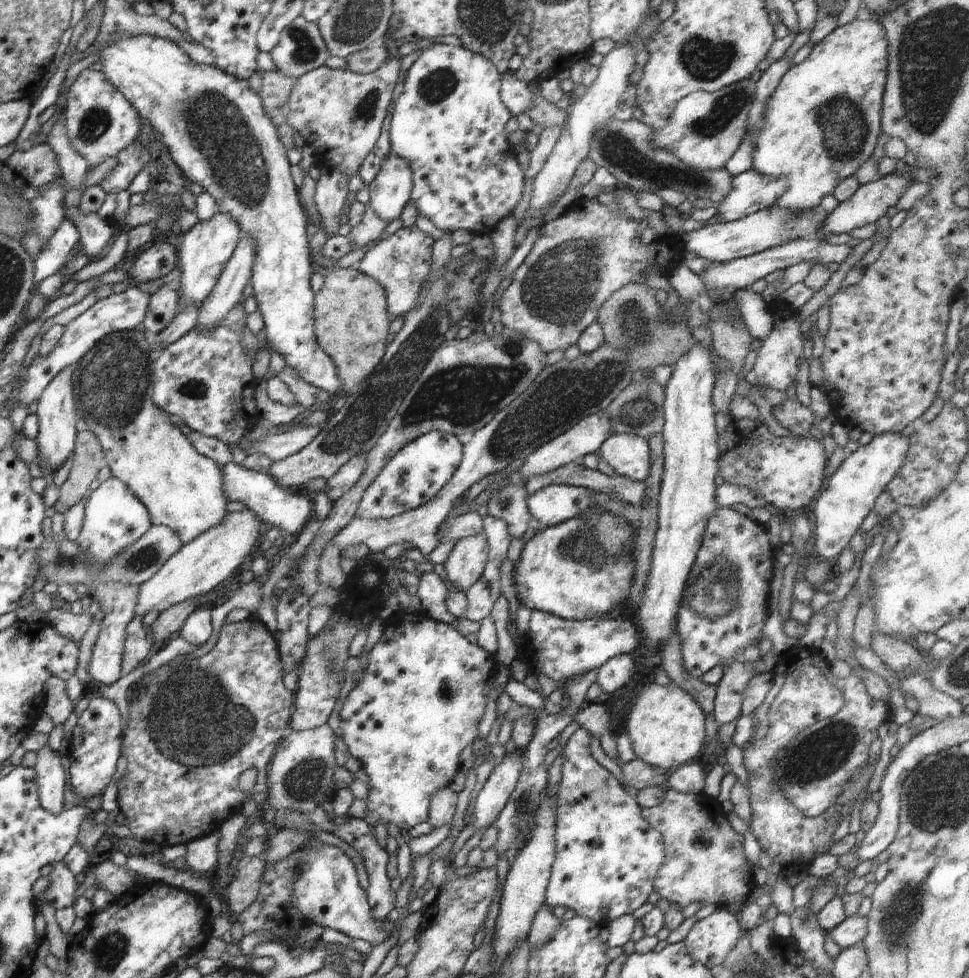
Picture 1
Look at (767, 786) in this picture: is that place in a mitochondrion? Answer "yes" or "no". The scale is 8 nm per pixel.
yes

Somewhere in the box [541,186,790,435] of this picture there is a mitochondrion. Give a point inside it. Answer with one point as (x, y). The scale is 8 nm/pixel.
(635, 327)

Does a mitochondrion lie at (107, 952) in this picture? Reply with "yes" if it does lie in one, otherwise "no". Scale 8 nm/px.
yes

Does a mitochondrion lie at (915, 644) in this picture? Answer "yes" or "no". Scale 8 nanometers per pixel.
no

